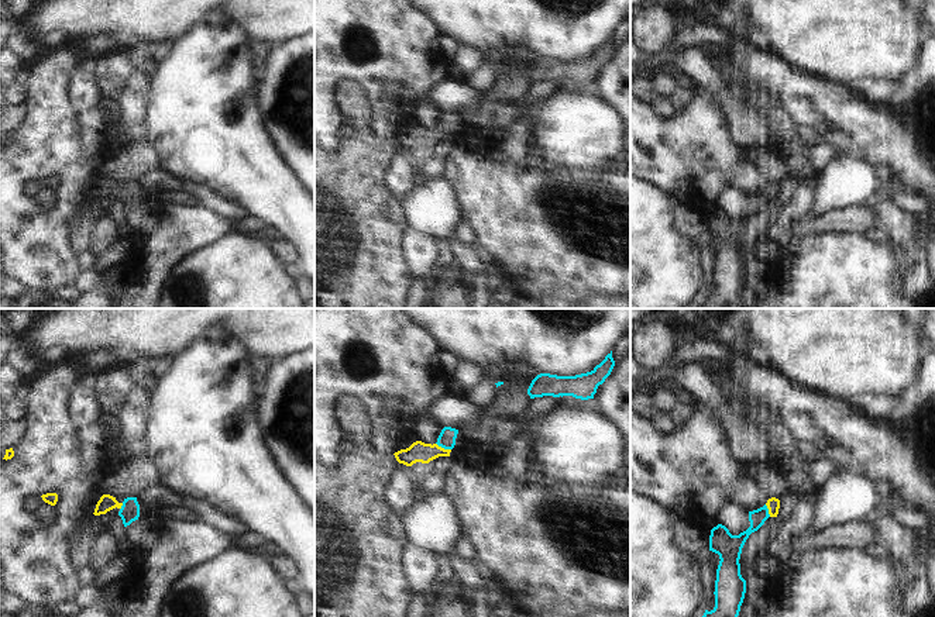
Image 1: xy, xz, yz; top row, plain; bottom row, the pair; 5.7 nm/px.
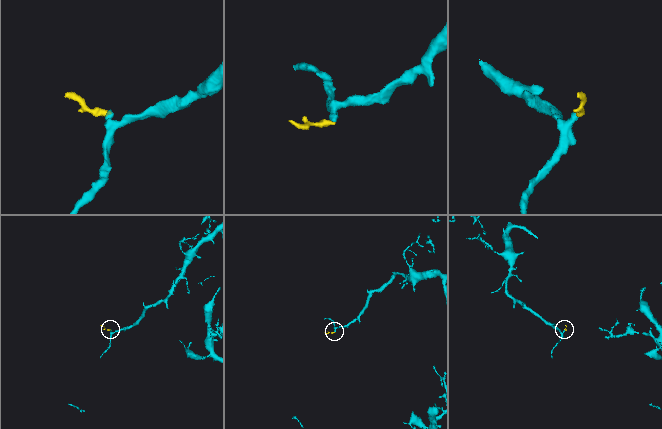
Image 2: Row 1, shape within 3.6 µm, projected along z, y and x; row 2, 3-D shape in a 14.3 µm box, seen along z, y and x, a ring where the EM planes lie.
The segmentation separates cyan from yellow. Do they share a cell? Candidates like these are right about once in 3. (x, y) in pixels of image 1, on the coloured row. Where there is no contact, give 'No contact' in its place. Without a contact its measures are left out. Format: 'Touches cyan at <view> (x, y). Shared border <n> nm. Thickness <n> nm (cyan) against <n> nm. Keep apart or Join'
Touches cyan at xz (443, 447). Shared border 100 nm. Thickness 100 nm (cyan) against 120 nm. Join.

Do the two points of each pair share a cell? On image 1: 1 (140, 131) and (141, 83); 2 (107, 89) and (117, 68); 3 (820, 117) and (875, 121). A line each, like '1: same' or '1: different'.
1: same
2: same
3: same

